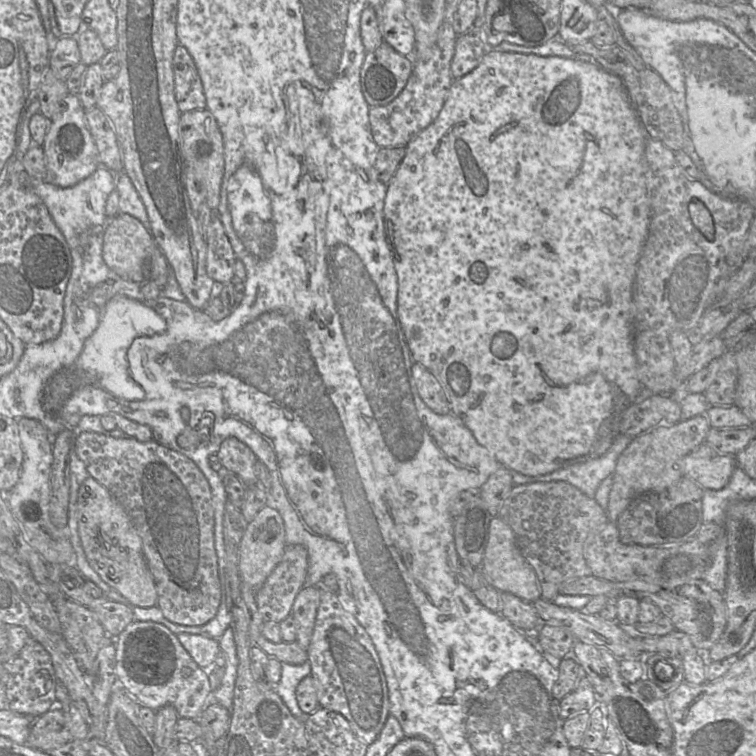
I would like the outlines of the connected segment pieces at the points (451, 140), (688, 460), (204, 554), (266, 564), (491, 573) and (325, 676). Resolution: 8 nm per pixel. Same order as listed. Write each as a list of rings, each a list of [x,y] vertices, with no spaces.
[[[488,49],[480,64],[473,71],[454,79],[438,117],[406,146],[406,155],[394,177],[387,184],[384,220],[398,276],[398,320],[411,358],[413,362],[421,364],[436,377],[444,389],[451,407],[451,414],[458,416],[471,430],[479,444],[484,446],[502,466],[512,472],[527,476],[542,476],[603,455],[615,438],[621,435],[619,424],[623,413],[637,401],[641,394],[642,386],[637,374],[633,345],[633,283],[639,254],[646,241],[650,224],[650,185],[645,159],[645,140],[646,135],[623,82],[617,75],[605,70],[596,62]]]
[[[704,442],[684,457],[682,473],[704,490],[720,490],[727,485],[736,466],[733,455],[722,453]]]
[[[82,432],[76,437],[74,448],[89,475],[123,506],[136,528],[156,585],[156,606],[165,618],[188,627],[199,627],[210,622],[216,616],[221,601],[214,539],[215,512],[211,487],[198,466],[188,457],[155,440],[140,442],[132,437],[114,438],[96,432]]]
[[[264,506],[248,523],[240,542],[241,582],[256,592],[281,561],[286,546],[284,522],[280,513],[273,507]]]
[[[493,517],[490,522],[482,572],[489,583],[500,592],[512,593],[529,603],[534,603],[541,598],[540,582],[534,568],[522,555],[512,528],[500,517]]]
[[[321,588],[321,599],[310,644],[306,650],[319,707],[341,714],[367,746],[381,732],[390,715],[386,678],[374,645],[352,614],[345,611],[338,591]]]

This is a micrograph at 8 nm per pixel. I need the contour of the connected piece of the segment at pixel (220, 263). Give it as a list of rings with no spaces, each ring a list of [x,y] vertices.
[[[217,213],[206,232],[207,272],[217,283],[225,284],[235,279],[236,256]]]

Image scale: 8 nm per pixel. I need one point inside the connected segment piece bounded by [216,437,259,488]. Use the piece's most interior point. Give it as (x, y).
(235, 456)

